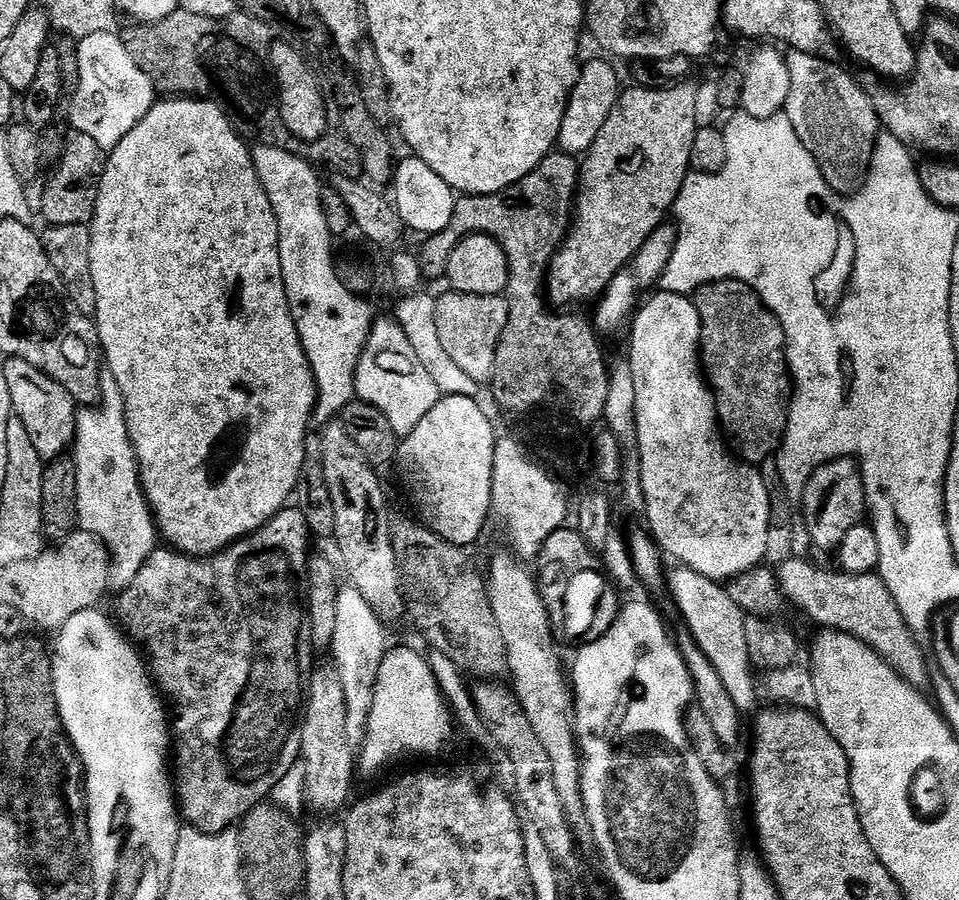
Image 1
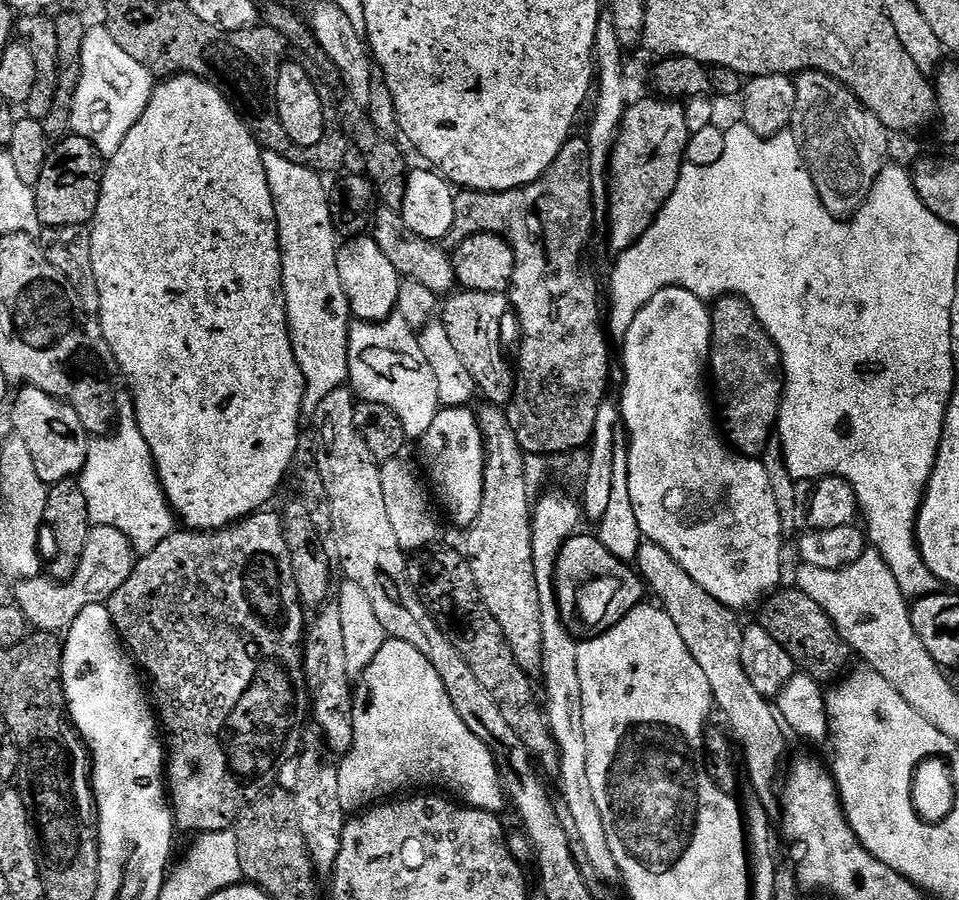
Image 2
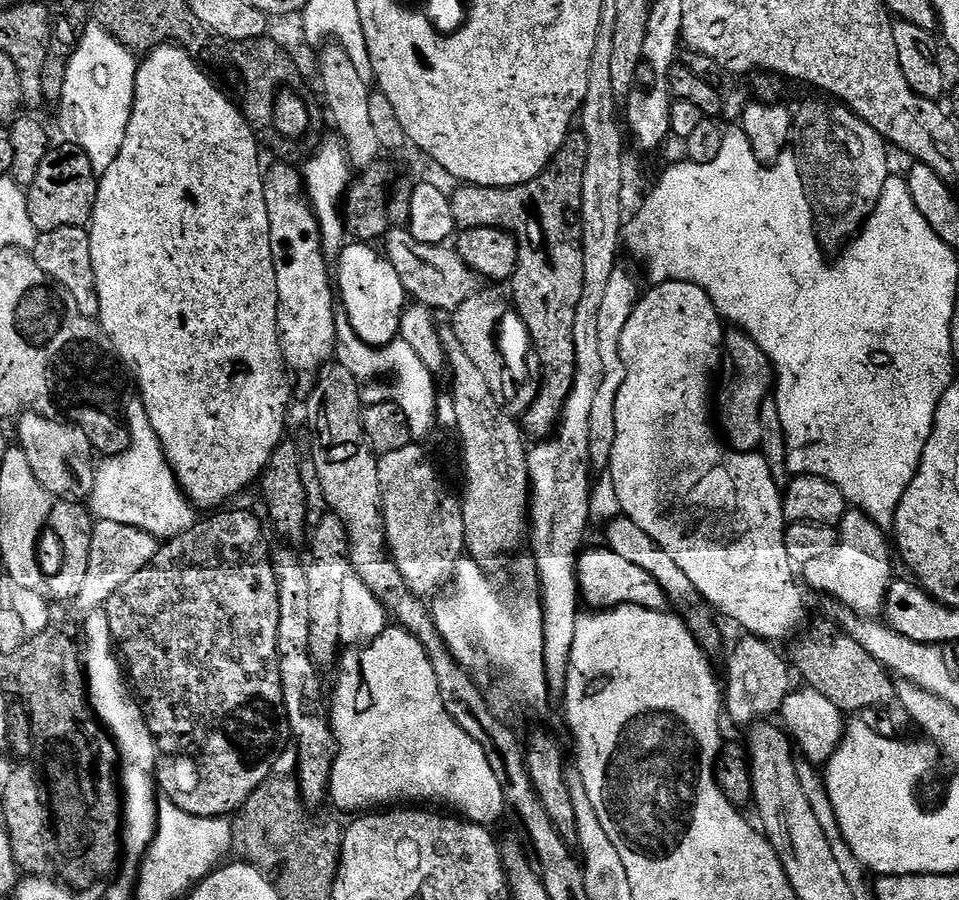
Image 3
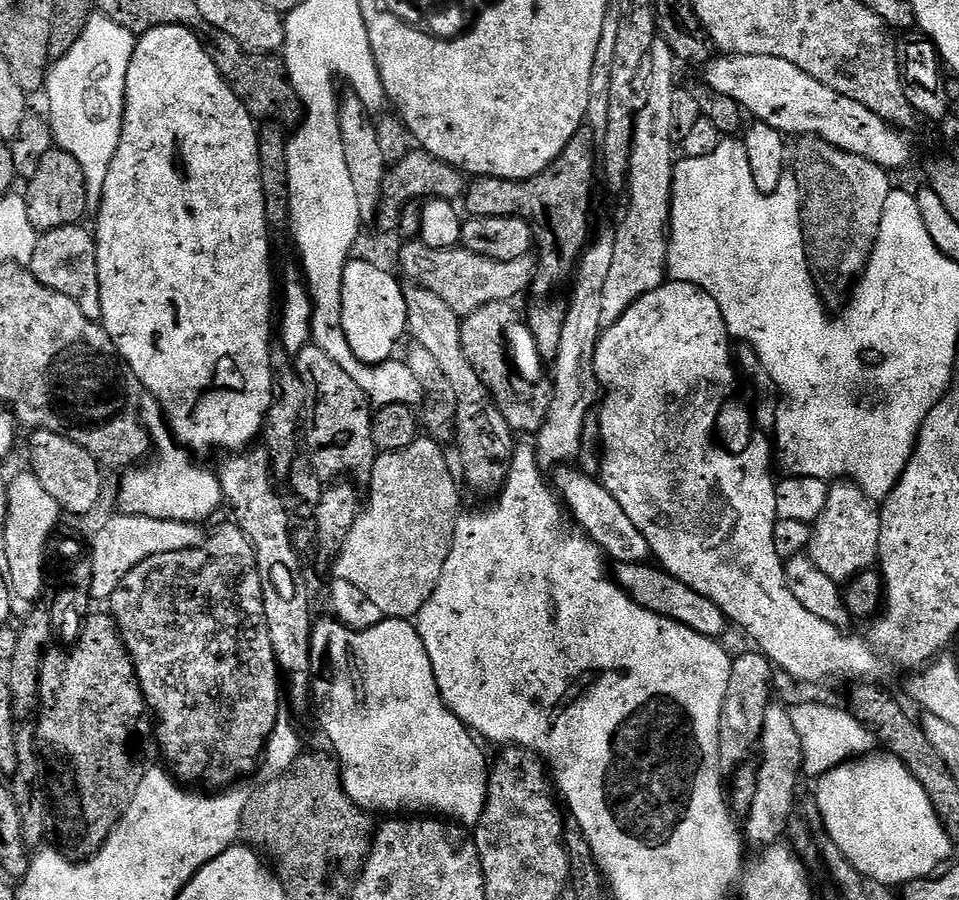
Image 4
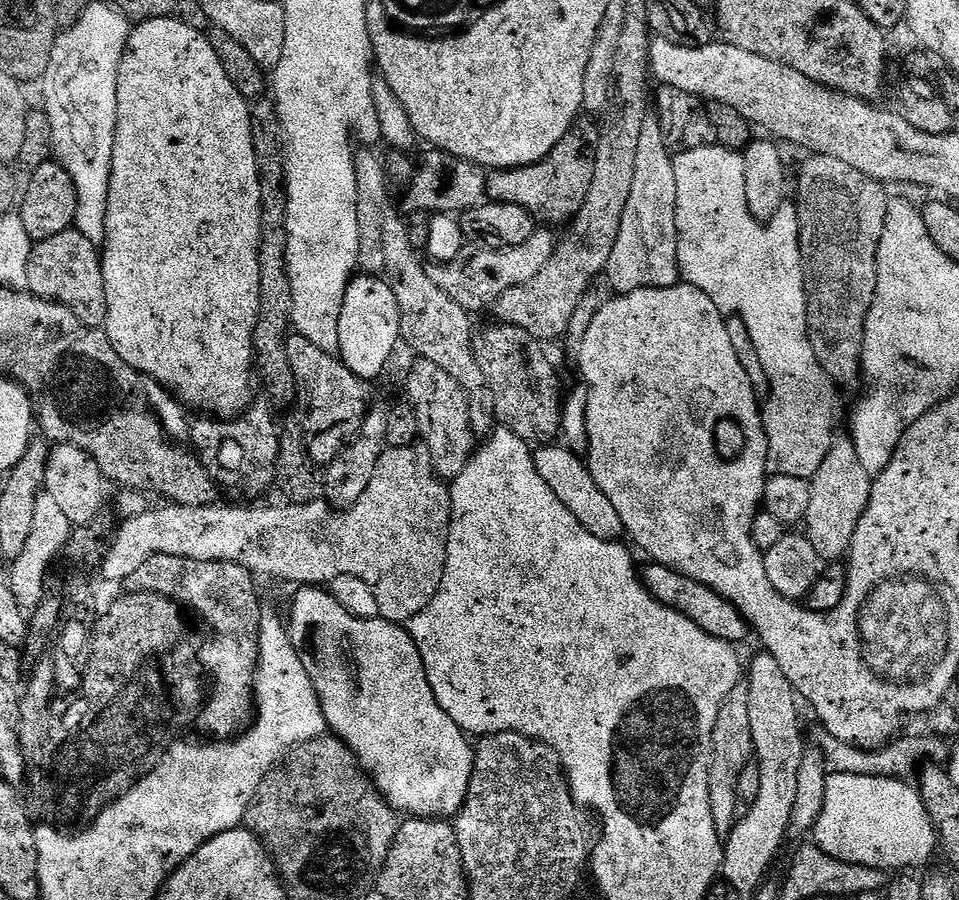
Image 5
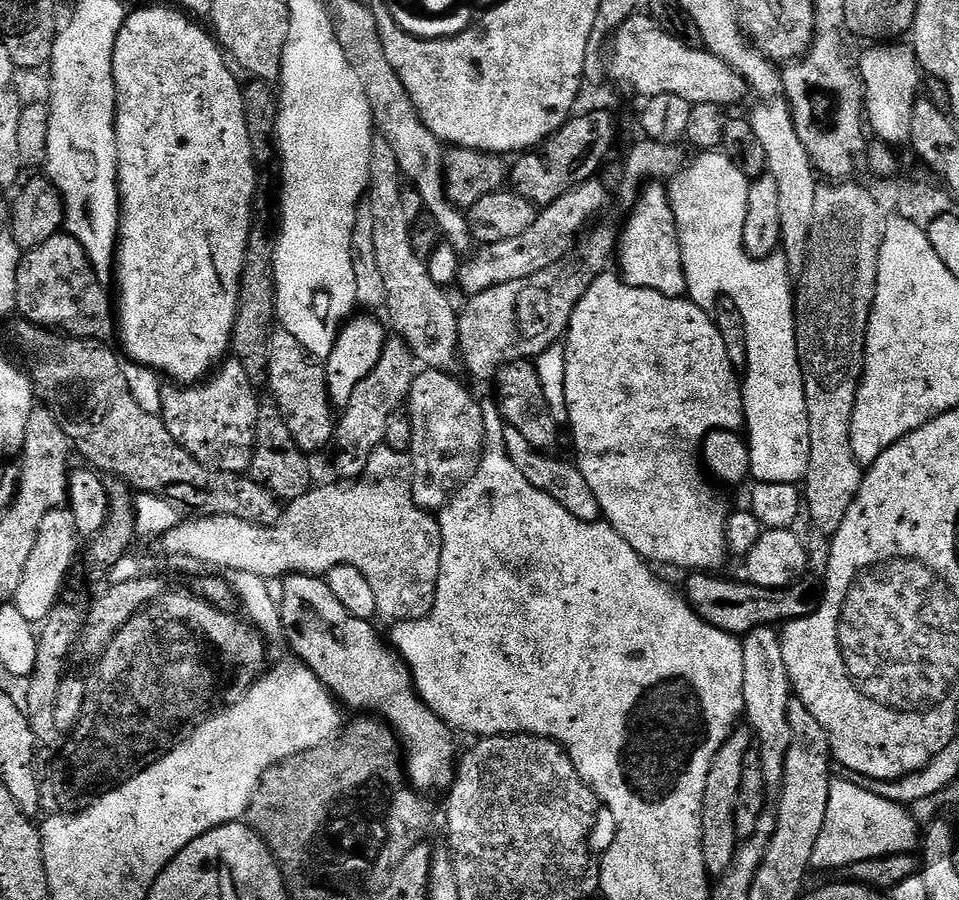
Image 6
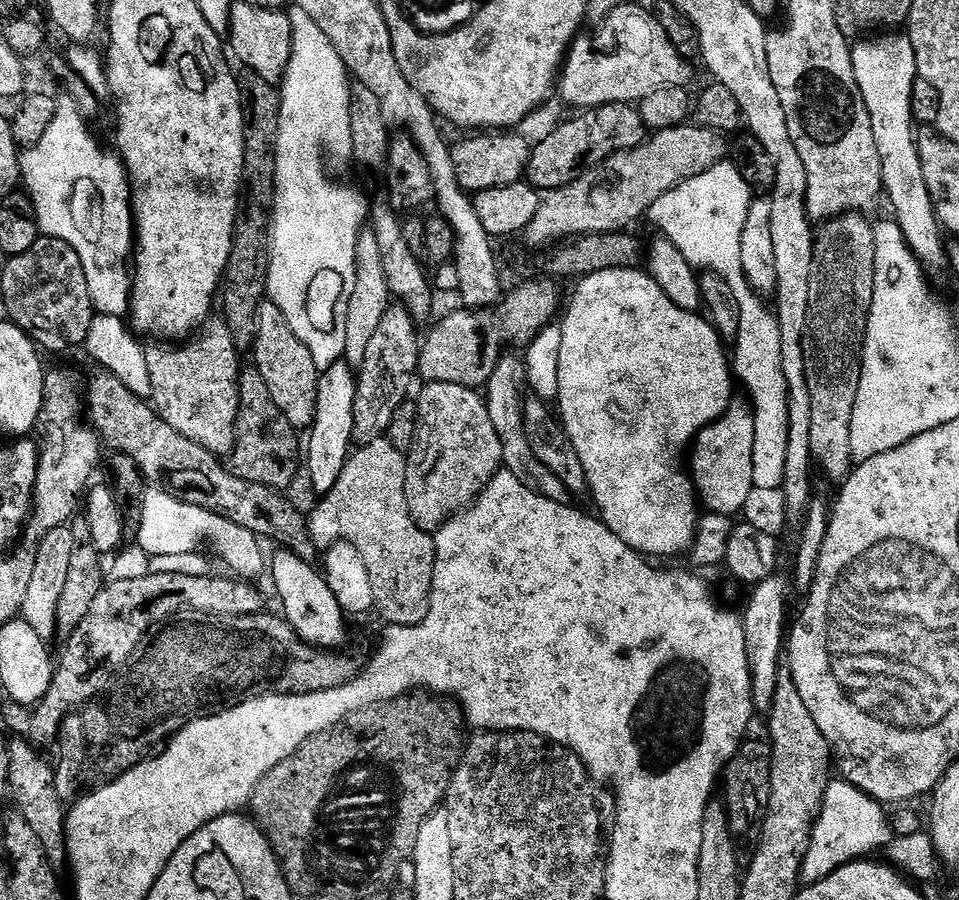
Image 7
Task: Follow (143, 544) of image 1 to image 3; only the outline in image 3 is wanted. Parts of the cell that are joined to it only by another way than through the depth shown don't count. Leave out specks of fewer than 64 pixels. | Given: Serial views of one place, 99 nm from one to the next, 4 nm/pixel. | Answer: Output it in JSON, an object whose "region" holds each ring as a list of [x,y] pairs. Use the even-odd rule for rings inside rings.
{"region":[[[132,394],[125,399],[124,417],[128,419],[128,449],[99,461],[90,497],[93,517],[106,522],[122,522],[122,526],[134,526],[160,542],[186,534],[186,530],[198,523],[198,512],[184,495],[172,467],[168,465],[140,395]]]}

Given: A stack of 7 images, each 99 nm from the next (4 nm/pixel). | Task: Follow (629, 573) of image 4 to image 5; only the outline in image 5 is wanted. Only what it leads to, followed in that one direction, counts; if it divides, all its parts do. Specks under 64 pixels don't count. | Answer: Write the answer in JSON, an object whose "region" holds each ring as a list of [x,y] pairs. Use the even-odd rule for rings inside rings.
{"region":[[[648,562],[645,565],[645,568],[644,565],[642,568],[644,589],[662,606],[673,608],[678,614],[690,618],[690,622],[694,622],[694,626],[698,626],[706,634],[733,646],[739,644],[748,632],[750,634],[749,625],[741,612],[716,591],[710,590],[702,582],[694,582],[694,578],[686,578],[686,574],[676,572],[672,568],[655,562]]]}

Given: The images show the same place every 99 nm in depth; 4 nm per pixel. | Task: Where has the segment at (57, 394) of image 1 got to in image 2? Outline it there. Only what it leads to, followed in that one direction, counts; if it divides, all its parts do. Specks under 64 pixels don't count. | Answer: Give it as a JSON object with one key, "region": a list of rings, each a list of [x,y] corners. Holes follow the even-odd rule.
{"region":[[[27,386],[21,387],[20,392],[11,401],[12,428],[18,438],[26,442],[30,455],[34,457],[34,467],[38,469],[38,478],[49,486],[64,479],[75,480],[86,466],[86,454],[90,437],[82,426],[82,418],[74,414],[74,410],[66,402],[46,394],[46,390],[38,390]]]}

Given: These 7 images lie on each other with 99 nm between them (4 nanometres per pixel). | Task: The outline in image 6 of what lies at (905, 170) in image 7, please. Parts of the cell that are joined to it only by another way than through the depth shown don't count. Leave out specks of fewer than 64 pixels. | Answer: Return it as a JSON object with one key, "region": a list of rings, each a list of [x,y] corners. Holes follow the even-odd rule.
{"region":[[[876,42],[860,56],[858,75],[864,85],[866,124],[877,132],[879,139],[889,146],[907,145],[911,141],[910,118],[918,99],[922,69],[916,60],[916,51],[904,42]]]}

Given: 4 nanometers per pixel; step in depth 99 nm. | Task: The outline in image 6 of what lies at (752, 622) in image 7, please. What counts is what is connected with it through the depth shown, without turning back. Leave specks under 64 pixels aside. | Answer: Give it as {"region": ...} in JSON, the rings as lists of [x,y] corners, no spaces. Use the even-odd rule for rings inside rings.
{"region":[[[775,627],[756,628],[742,640],[742,690],[744,691],[744,716],[752,729],[755,743],[760,748],[758,763],[764,781],[770,790],[784,784],[784,755],[790,750],[790,722],[788,701],[793,699],[791,680],[787,676],[782,658],[780,632]]]}

